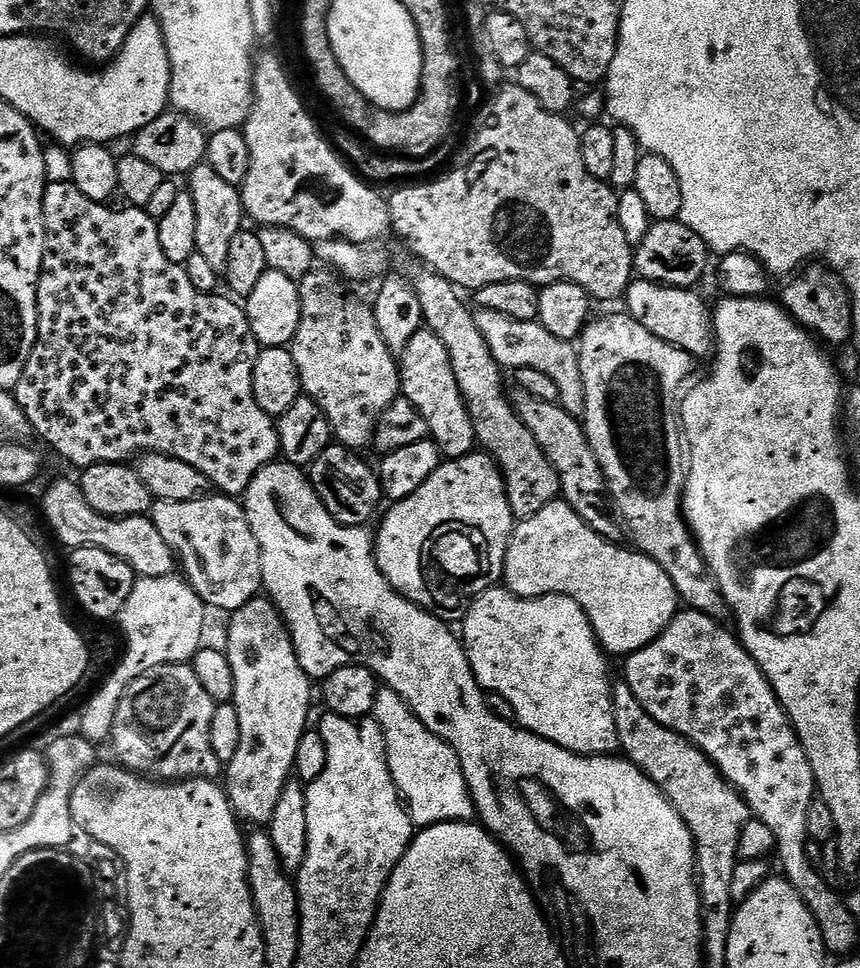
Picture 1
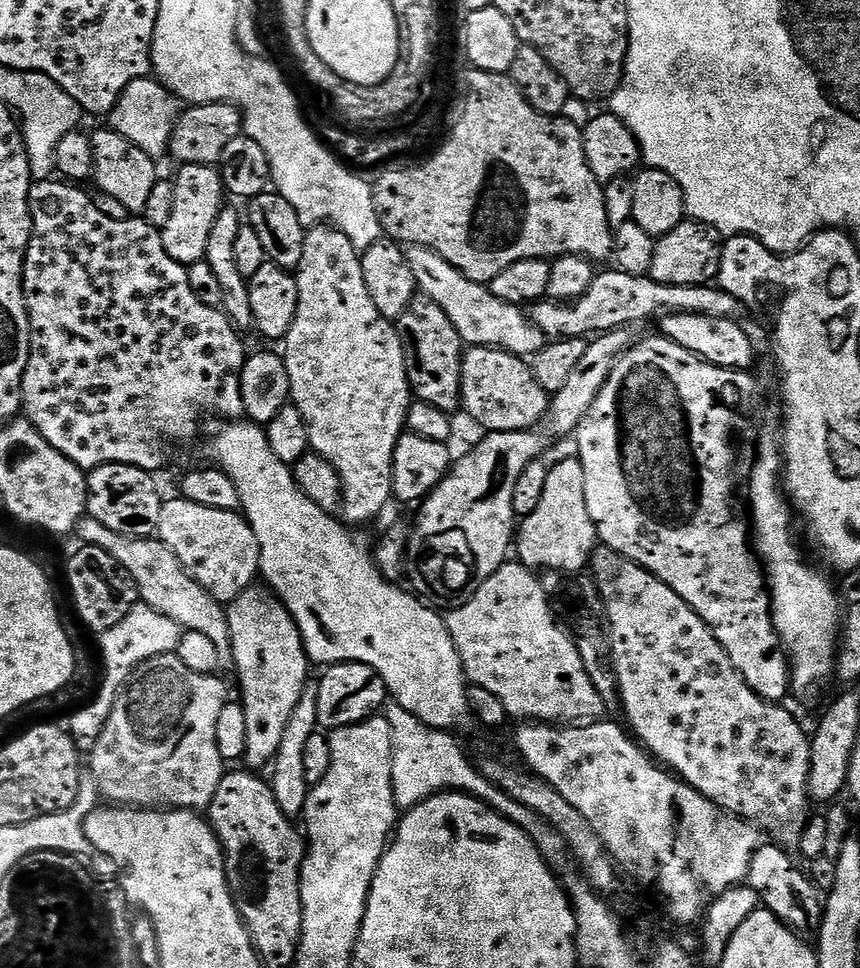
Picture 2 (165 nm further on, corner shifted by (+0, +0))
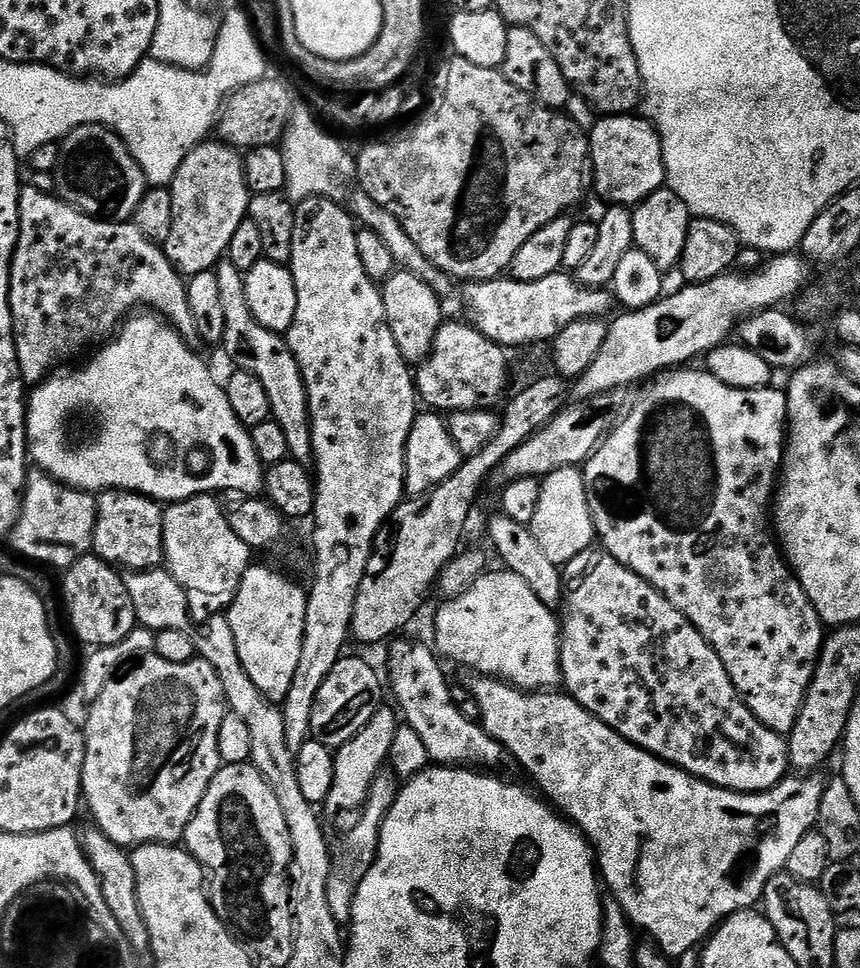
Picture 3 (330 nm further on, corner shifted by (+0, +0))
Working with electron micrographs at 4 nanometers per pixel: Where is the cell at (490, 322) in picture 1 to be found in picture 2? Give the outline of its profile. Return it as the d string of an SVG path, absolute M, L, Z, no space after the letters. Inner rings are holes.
M412 246L407 249L406 255L410 270L414 270L417 289L446 310L446 318L454 322L454 330L458 330L465 345L500 348L521 358L530 358L544 347L546 337L532 324L523 307L502 302L502 298L494 298L487 286L475 284L430 248Z

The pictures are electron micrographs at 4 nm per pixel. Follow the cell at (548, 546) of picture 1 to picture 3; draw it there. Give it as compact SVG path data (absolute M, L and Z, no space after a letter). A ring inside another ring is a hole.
M579 467L560 468L557 472L543 477L540 486L540 497L538 498L538 510L534 510L534 518L531 525L534 538L538 538L538 546L550 557L550 562L566 566L571 560L583 557L583 552L587 550L596 540L596 527L590 514L588 505L588 495L584 485L584 473Z

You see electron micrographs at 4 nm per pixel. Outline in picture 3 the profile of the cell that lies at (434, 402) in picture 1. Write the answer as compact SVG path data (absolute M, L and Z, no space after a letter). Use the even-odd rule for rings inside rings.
M397 270L390 279L383 281L382 295L386 322L390 326L390 334L394 334L394 342L398 342L402 358L409 366L418 366L432 352L434 338L446 322L444 308L440 305L441 293L422 282L418 274Z

